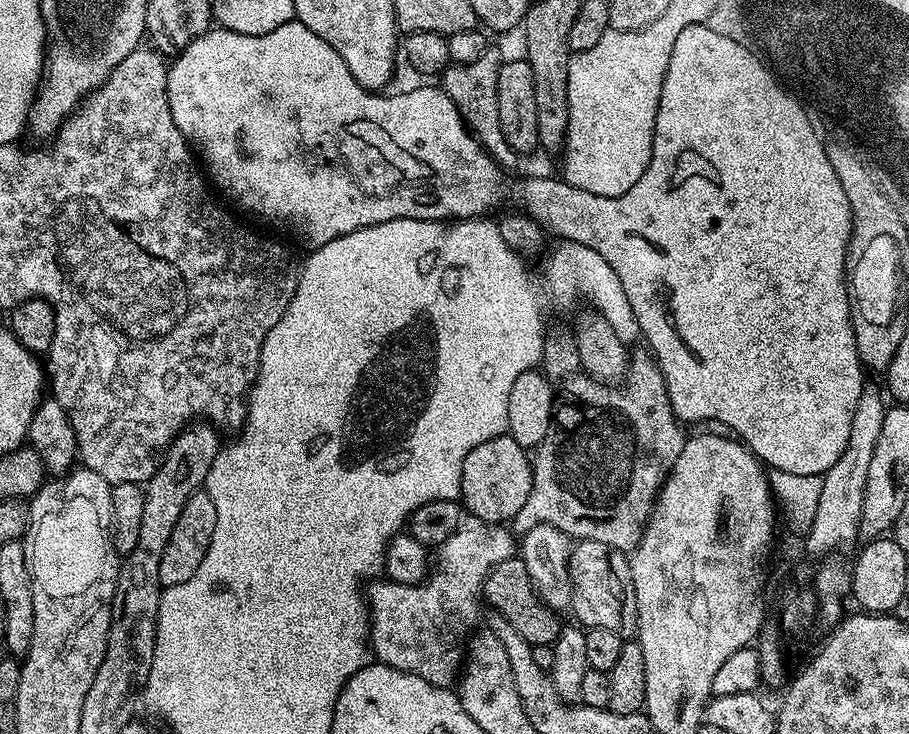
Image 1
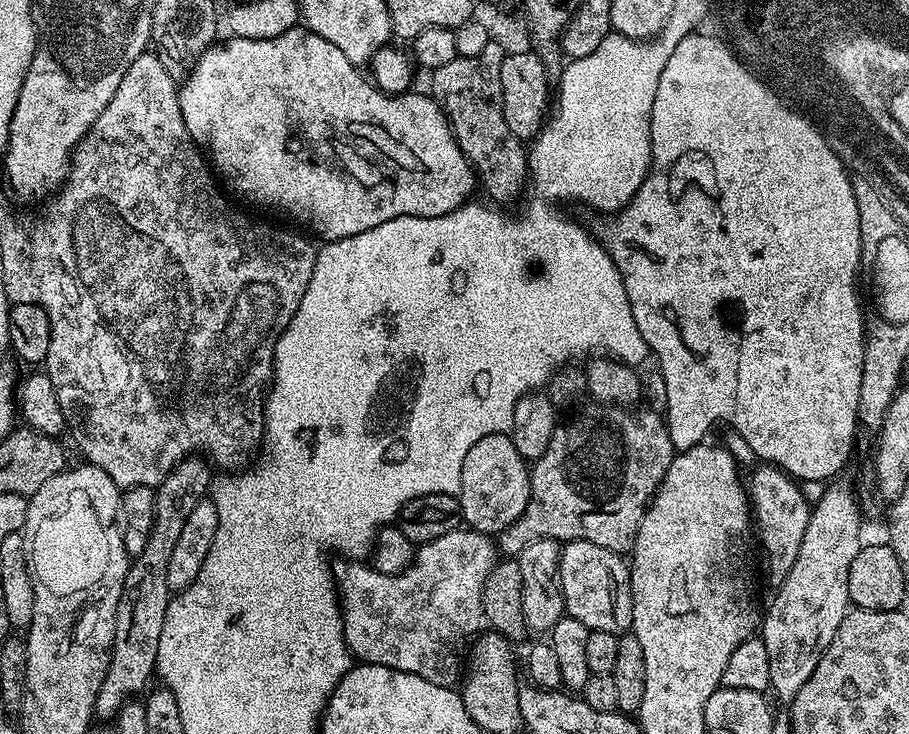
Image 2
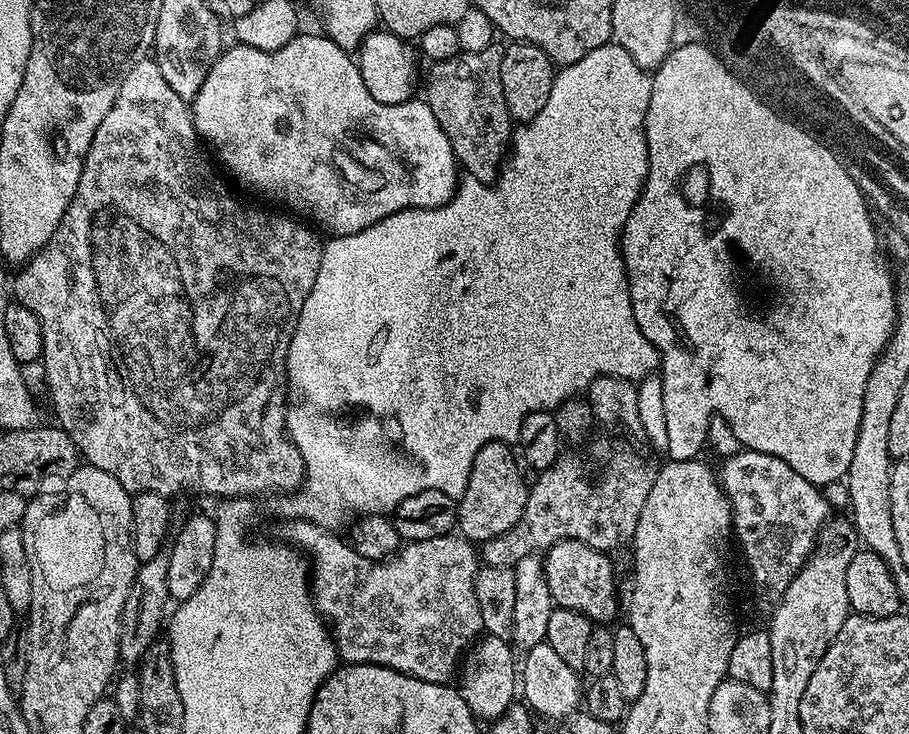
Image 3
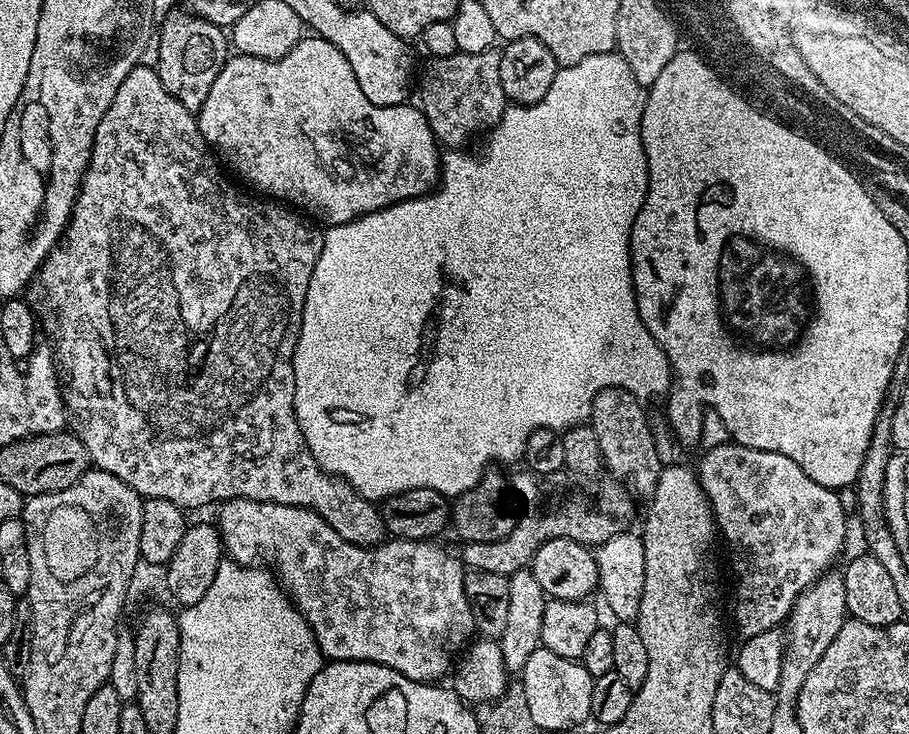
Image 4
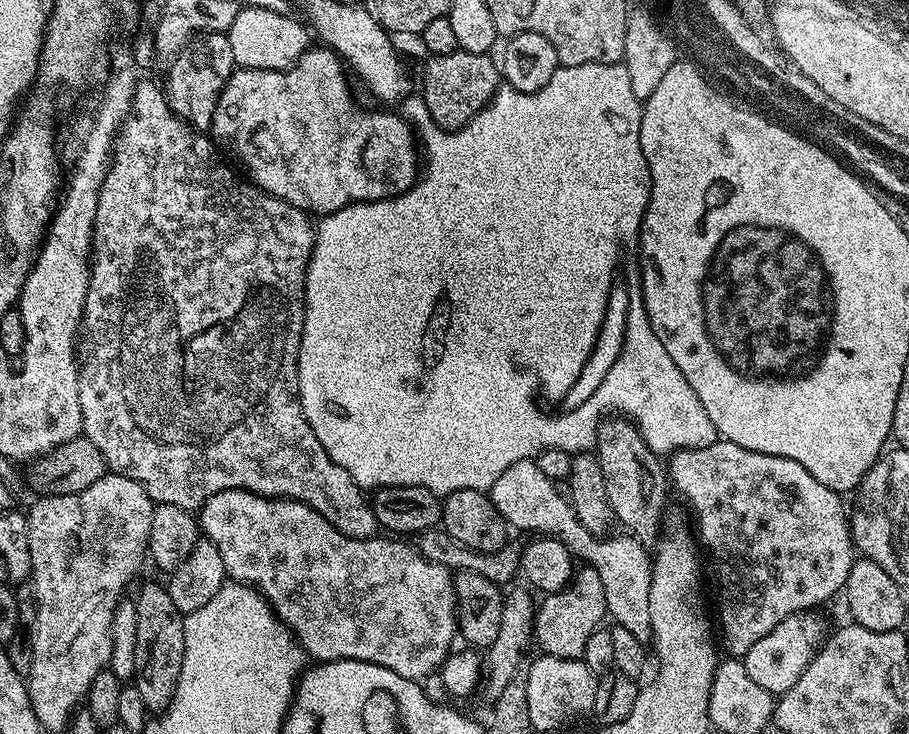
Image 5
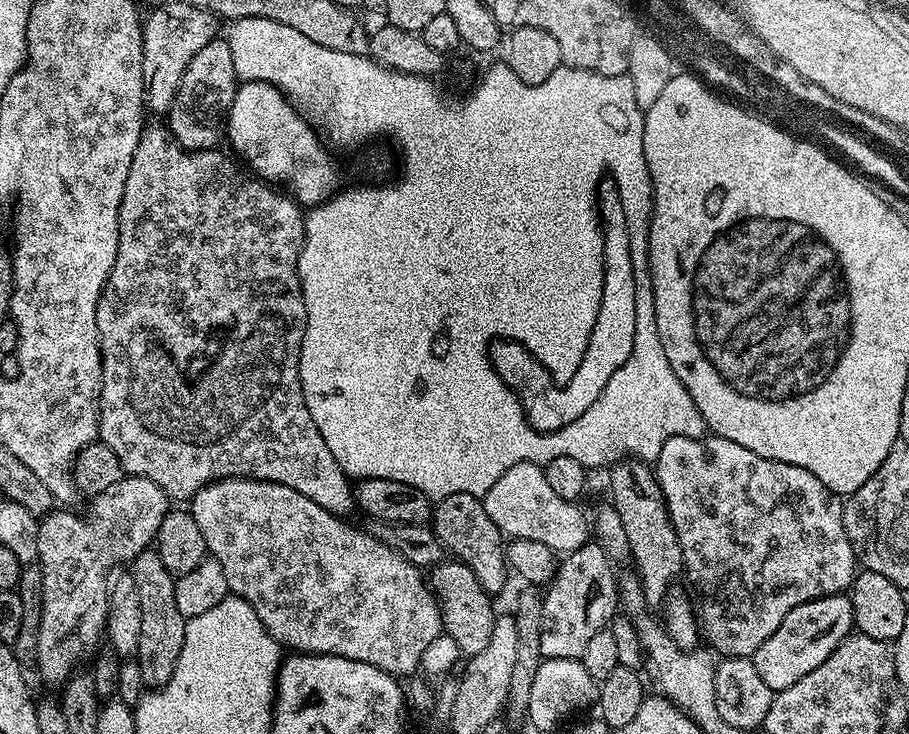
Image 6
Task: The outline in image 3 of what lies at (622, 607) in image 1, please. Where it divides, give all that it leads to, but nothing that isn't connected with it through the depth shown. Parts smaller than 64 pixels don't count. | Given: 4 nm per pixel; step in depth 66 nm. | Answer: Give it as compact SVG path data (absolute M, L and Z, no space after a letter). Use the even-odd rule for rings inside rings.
M560 540L553 544L547 552L543 553L544 573L546 582L550 586L552 603L555 607L574 610L578 614L587 616L593 622L612 622L616 611L621 611L622 600L616 597L616 568L612 565L613 557L606 552L599 552L597 548L586 546L586 542L577 540Z

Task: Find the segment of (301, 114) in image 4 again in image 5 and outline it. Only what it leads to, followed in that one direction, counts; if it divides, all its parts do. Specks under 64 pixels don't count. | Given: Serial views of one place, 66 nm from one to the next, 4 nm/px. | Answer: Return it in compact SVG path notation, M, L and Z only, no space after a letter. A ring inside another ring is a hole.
M309 47L291 68L236 68L220 92L210 132L221 145L232 148L248 171L247 179L256 187L313 217L323 218L353 202L389 200L410 190L418 179L418 137L403 115L356 108L340 69L340 56L331 48L317 47Z

